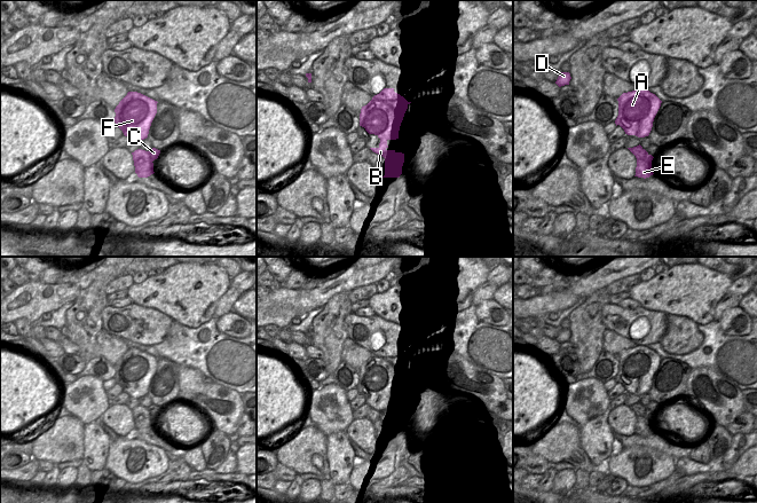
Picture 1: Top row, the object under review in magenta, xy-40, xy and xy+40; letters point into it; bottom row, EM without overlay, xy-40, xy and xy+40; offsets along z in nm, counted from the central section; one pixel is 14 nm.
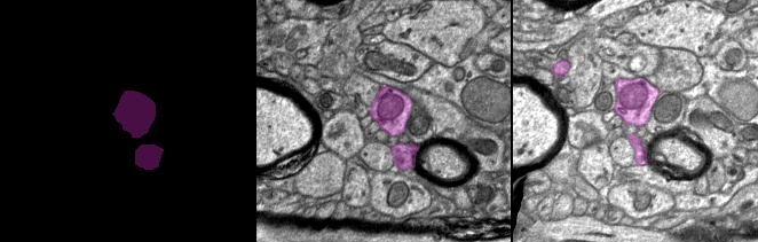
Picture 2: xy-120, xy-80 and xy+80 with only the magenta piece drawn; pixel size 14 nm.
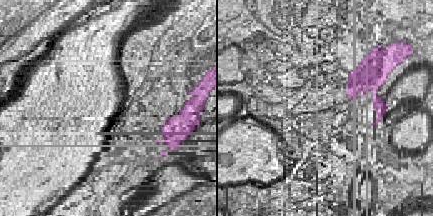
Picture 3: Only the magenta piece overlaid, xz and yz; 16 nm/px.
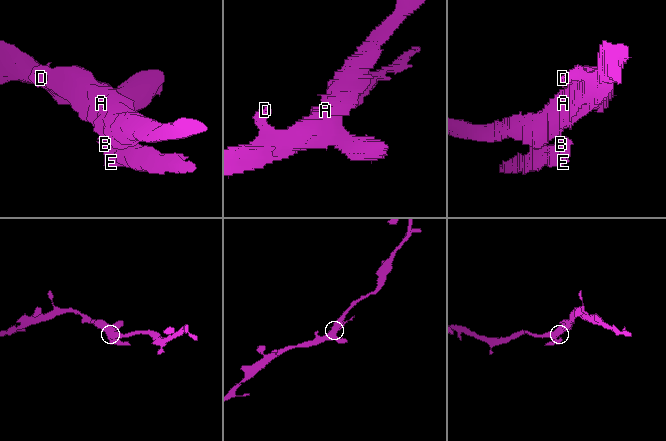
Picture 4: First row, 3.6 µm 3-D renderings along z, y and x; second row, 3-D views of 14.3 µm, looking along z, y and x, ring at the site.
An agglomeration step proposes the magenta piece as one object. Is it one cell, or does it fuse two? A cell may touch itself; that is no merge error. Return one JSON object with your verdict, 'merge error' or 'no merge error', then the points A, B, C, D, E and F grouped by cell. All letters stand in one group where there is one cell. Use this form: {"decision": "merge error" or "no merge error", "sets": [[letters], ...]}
{"decision": "no merge error", "sets": [["A", "B", "C", "D", "E", "F"]]}

